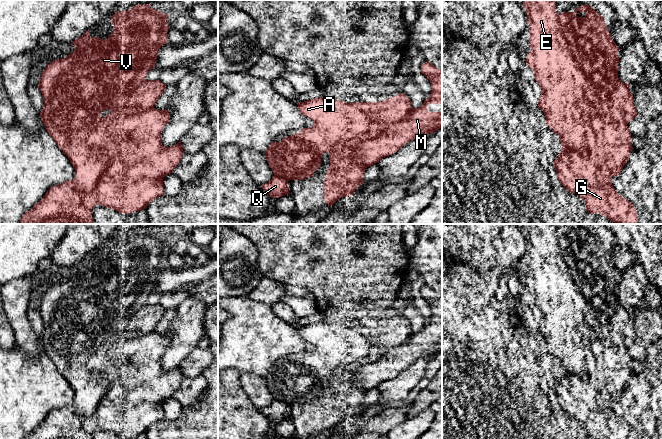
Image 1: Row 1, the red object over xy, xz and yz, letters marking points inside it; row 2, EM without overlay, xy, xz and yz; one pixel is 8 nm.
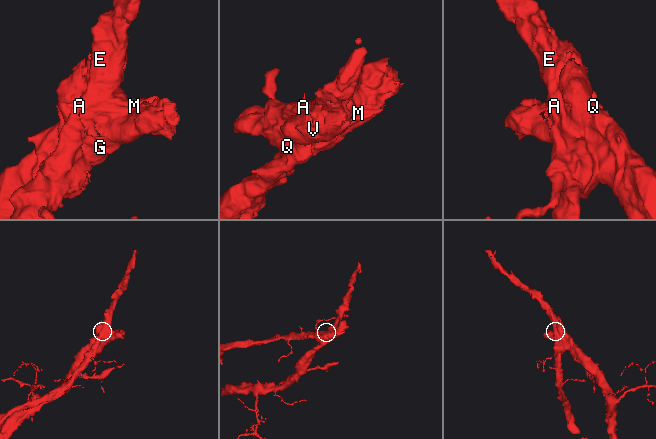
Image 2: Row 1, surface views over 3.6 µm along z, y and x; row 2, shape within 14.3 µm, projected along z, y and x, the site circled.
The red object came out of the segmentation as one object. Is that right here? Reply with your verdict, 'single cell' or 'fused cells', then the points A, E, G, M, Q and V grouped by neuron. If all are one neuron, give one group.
fused cells; A E V / G M Q

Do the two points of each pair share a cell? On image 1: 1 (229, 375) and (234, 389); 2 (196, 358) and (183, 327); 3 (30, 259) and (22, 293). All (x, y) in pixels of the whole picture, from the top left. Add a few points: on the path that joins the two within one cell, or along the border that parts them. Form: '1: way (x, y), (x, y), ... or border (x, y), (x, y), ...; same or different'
1: way (229, 378), (231, 386); same
2: border (197, 347), (179, 365); different
3: border (25, 276), (14, 278), (10, 281); different

